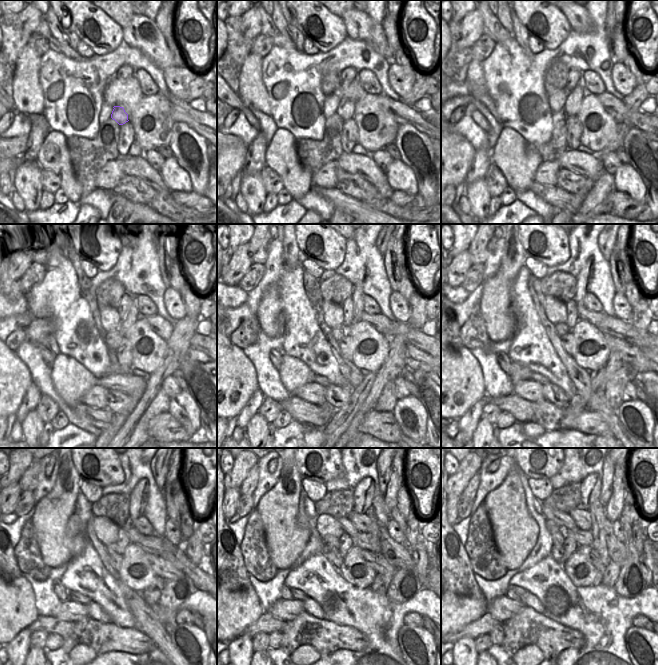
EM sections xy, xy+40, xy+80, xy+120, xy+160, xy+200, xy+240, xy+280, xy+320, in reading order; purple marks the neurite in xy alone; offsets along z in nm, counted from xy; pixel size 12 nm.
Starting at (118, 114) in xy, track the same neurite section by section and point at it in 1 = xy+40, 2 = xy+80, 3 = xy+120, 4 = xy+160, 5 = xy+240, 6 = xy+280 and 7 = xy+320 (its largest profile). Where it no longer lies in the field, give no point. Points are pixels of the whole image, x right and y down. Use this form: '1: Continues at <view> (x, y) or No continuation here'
1: Continues at xy+40 (346, 108)
2: Continues at xy+80 (573, 102)
3: Continues at xy+120 (132, 316)
4: Continues at xy+160 (357, 295)
5: Continues at xy+240 (138, 498)
6: Continues at xy+280 (364, 492)
7: Continues at xy+320 (590, 487).

